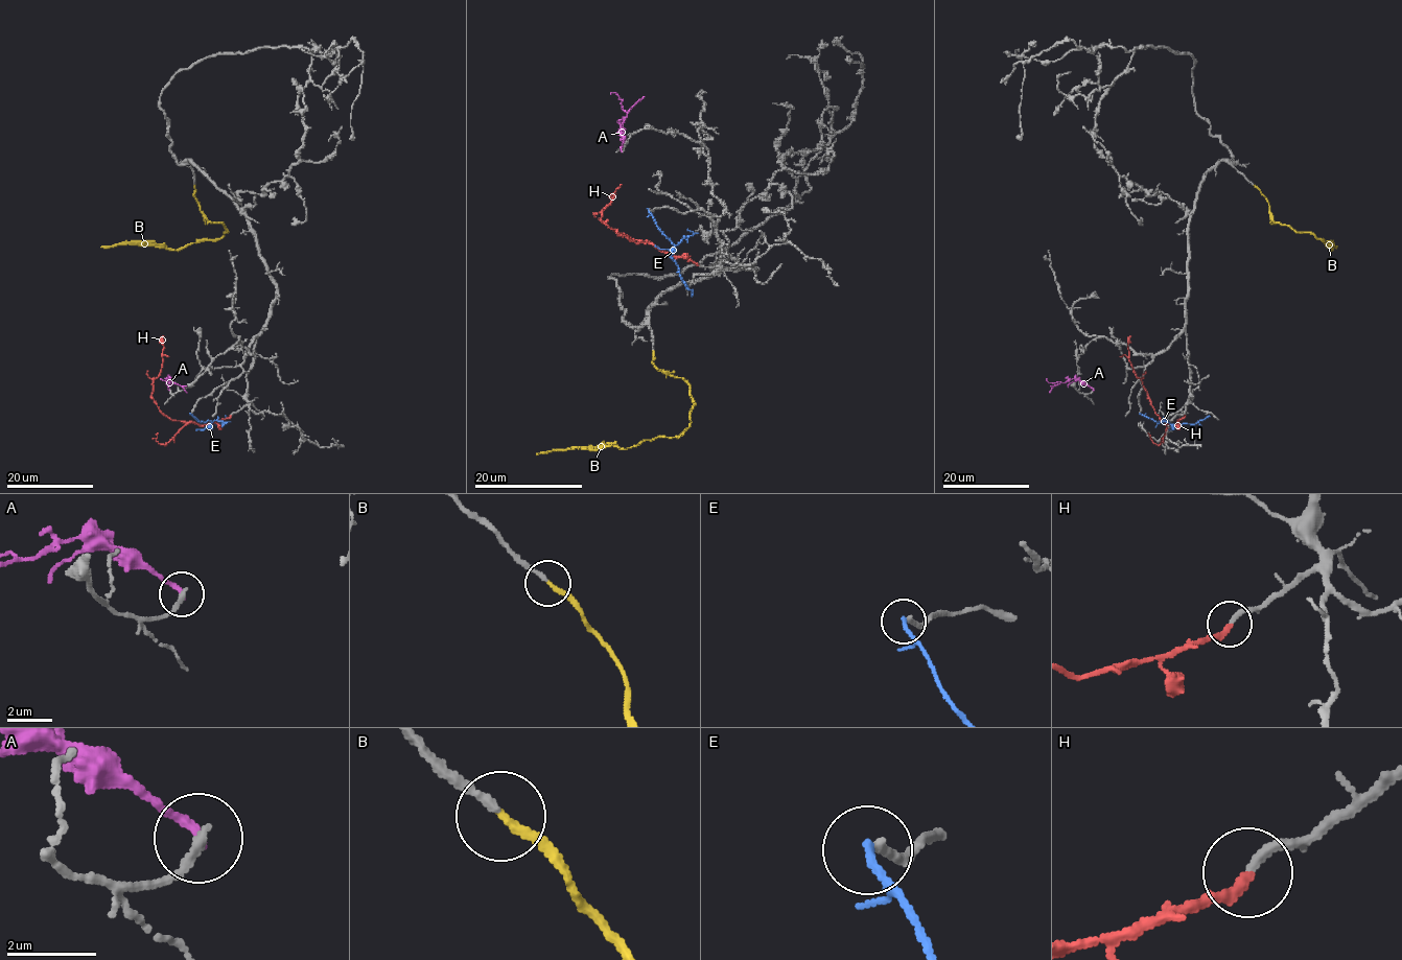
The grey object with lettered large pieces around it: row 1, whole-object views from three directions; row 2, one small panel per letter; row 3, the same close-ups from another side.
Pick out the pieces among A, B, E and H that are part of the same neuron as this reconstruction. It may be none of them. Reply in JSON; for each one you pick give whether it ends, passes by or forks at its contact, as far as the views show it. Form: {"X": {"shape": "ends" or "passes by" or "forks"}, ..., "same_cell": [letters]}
{"B": {"shape": "ends"}, "H": {"shape": "ends"}, "same_cell": ["B", "H"]}

